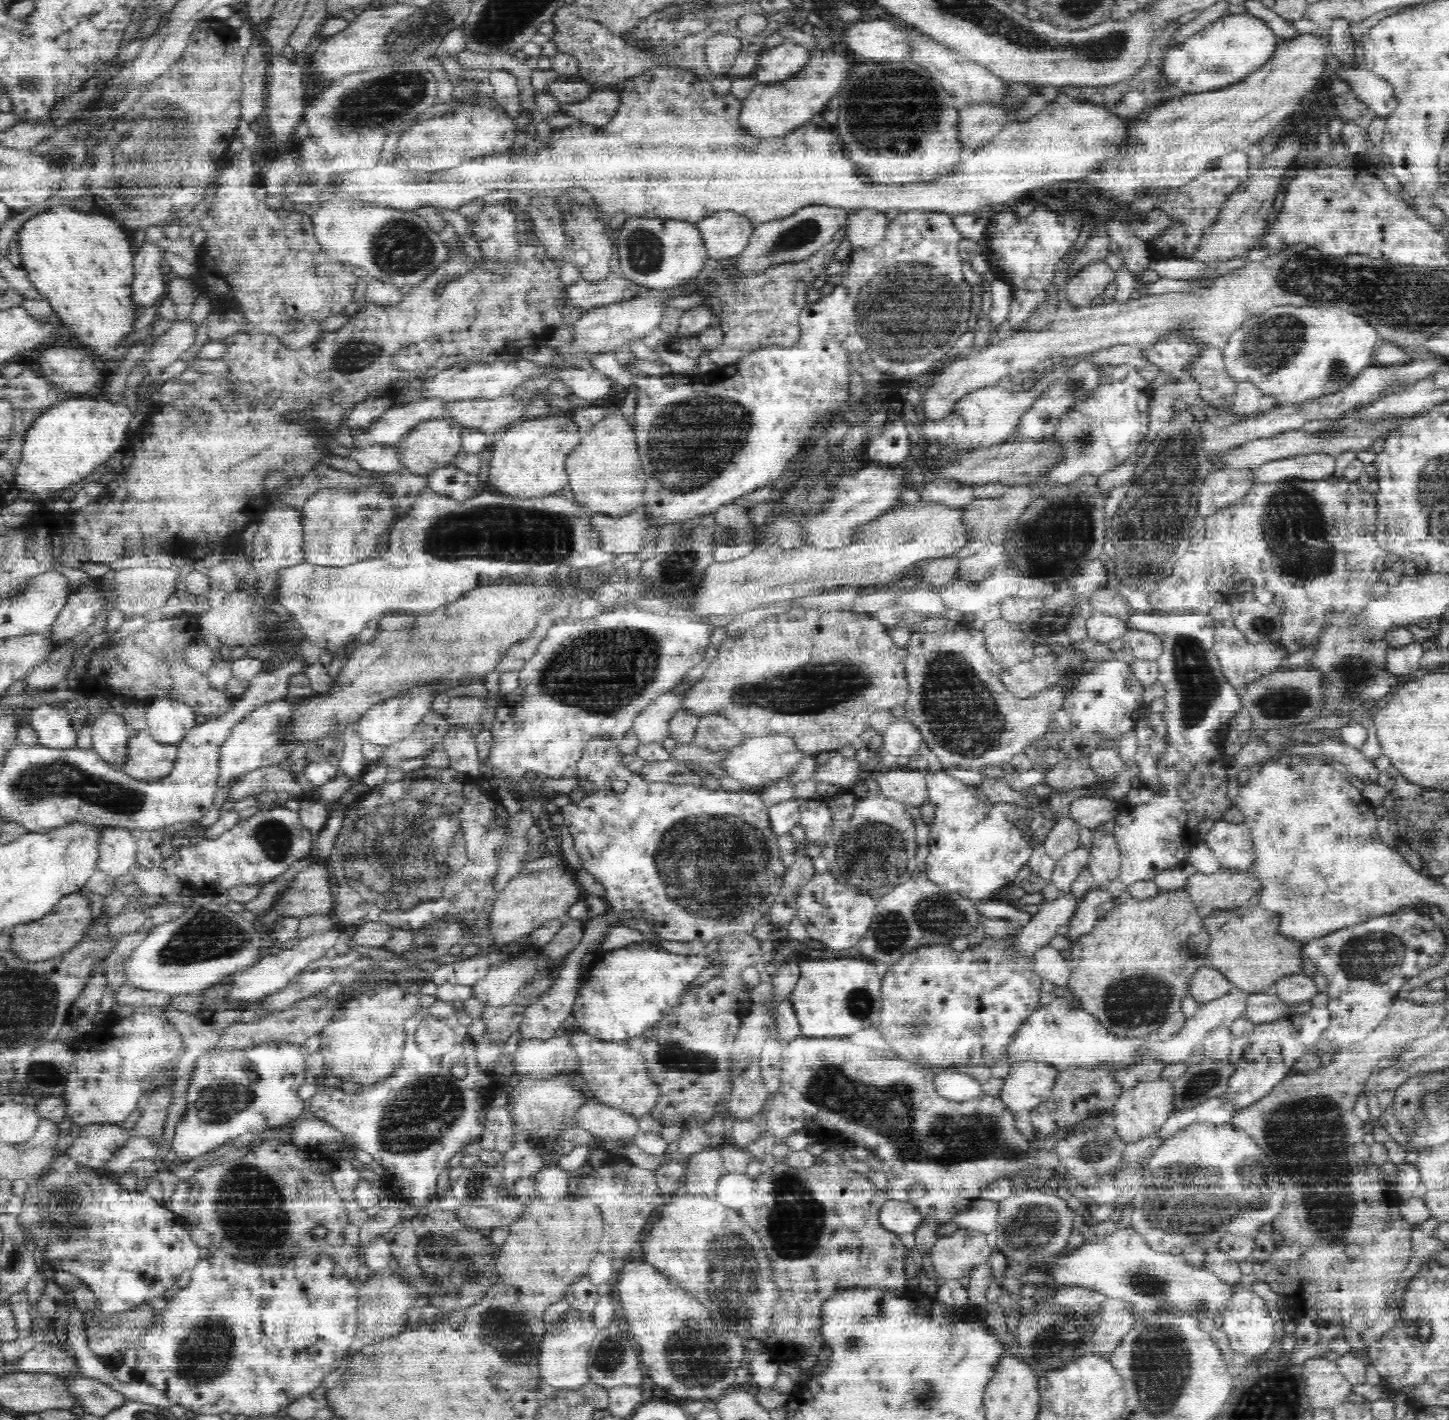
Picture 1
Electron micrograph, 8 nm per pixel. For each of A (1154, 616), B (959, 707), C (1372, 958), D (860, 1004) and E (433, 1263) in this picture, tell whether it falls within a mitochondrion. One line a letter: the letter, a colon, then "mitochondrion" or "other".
A: other
B: mitochondrion
C: mitochondrion
D: mitochondrion
E: mitochondrion

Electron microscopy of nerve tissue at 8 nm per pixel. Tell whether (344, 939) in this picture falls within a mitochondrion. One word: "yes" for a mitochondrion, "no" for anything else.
no

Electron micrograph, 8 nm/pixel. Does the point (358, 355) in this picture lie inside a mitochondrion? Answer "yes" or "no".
yes

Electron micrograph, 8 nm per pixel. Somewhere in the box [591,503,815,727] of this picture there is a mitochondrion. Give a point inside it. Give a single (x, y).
(680, 568)

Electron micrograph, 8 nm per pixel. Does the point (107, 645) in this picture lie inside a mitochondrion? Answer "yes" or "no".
no

